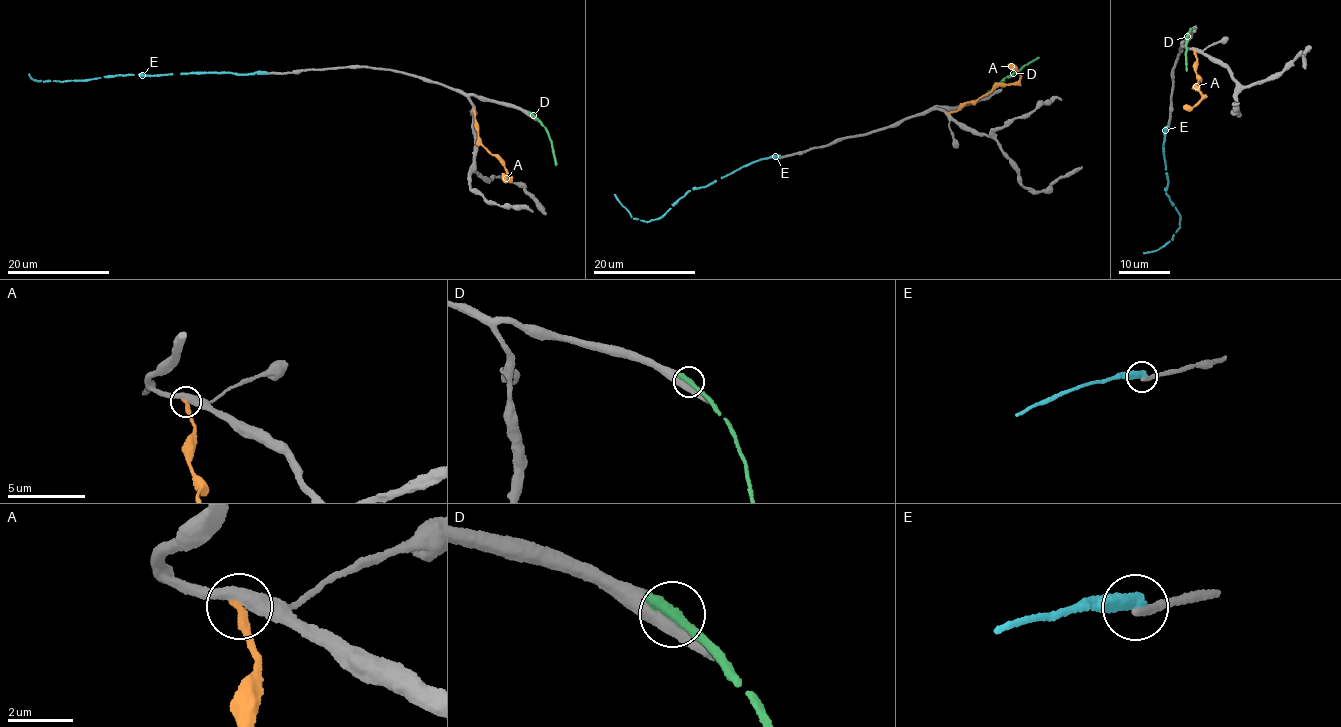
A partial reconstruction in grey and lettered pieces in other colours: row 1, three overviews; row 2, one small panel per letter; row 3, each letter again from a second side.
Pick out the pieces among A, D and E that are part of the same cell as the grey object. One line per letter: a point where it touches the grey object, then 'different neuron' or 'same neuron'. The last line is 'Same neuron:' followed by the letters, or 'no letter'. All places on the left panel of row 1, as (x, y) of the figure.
A: (474, 109) | different neuron
D: (533, 115) | different neuron
E: (266, 73) | different neuron
Same neuron: no letter

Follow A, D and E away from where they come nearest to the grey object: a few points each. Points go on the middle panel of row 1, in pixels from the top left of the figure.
A: (948, 113), (997, 86), (1018, 80), (1017, 70), (1007, 64)
D: (992, 91), (1005, 78), (1039, 57)
E: (779, 157), (760, 159), (705, 186), (695, 187), (668, 211), (649, 221), (631, 216), (615, 194)

